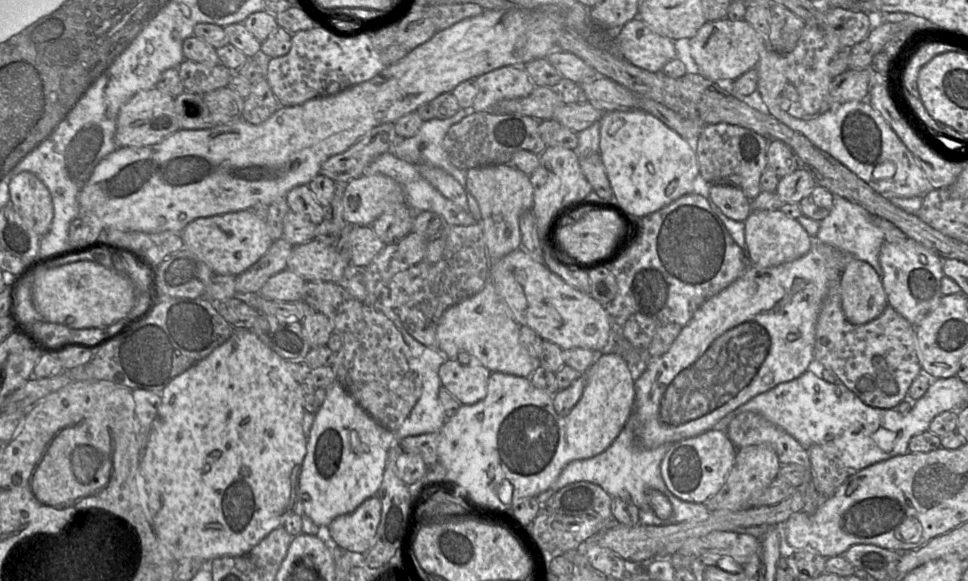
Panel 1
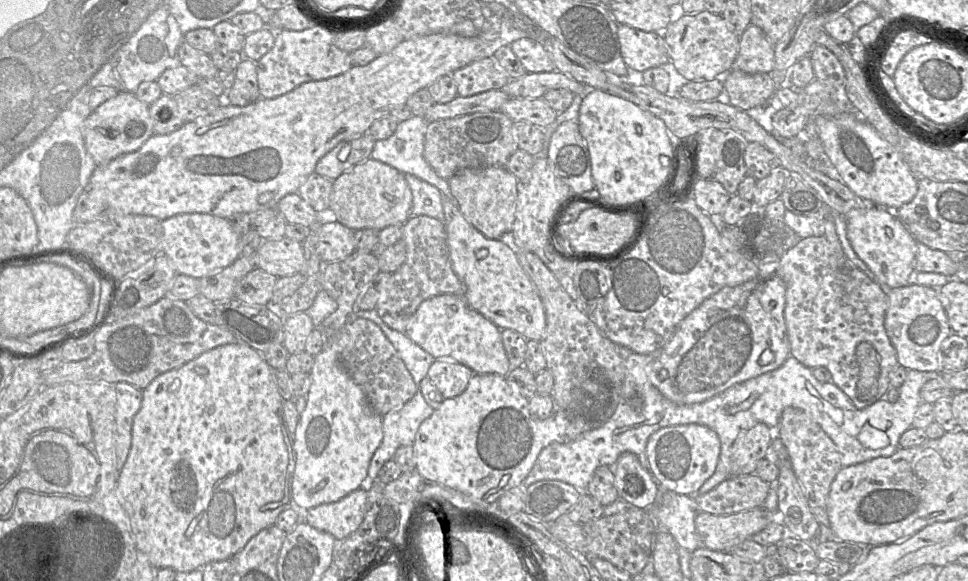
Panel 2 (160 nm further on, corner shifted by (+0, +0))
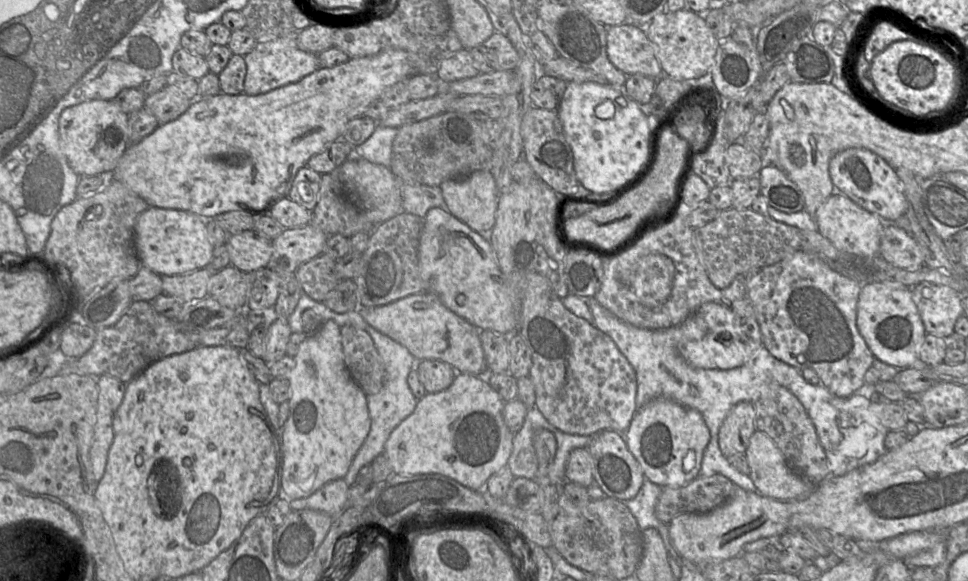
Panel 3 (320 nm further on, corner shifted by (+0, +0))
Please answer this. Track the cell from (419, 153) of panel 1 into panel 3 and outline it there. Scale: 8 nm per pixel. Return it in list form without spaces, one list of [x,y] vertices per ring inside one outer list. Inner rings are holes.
[[[378,126],[373,134],[354,149],[354,156],[372,163],[389,167],[392,156],[392,142],[398,128]]]

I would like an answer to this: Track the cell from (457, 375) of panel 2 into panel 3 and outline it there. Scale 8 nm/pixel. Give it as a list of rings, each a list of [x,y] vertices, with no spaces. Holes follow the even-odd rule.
[[[435,359],[417,361],[415,369],[426,393],[437,393],[447,389],[457,374],[450,364]]]

